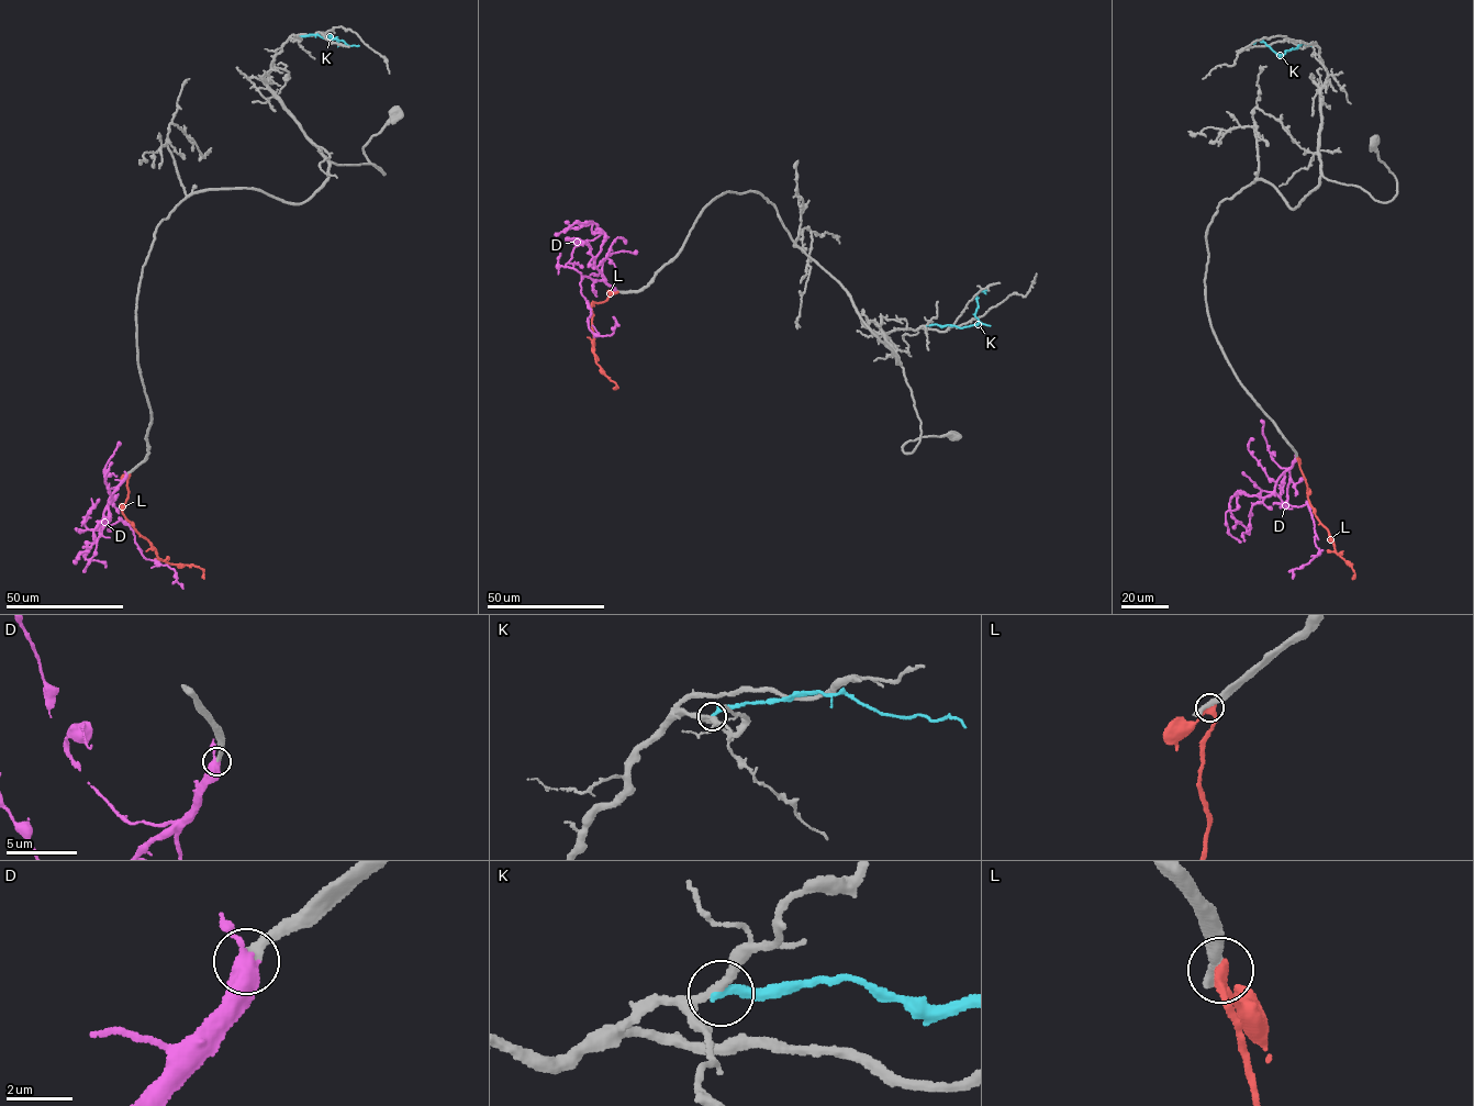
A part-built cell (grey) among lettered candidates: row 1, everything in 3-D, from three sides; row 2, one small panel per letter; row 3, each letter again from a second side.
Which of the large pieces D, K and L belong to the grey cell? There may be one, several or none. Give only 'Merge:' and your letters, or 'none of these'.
Merge: D

